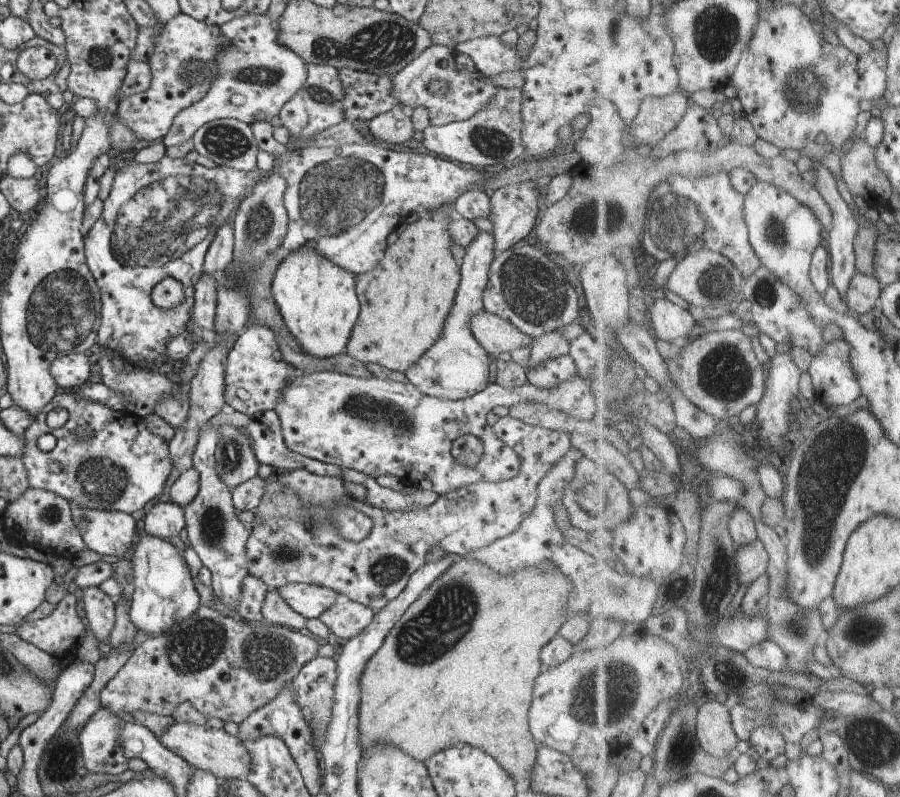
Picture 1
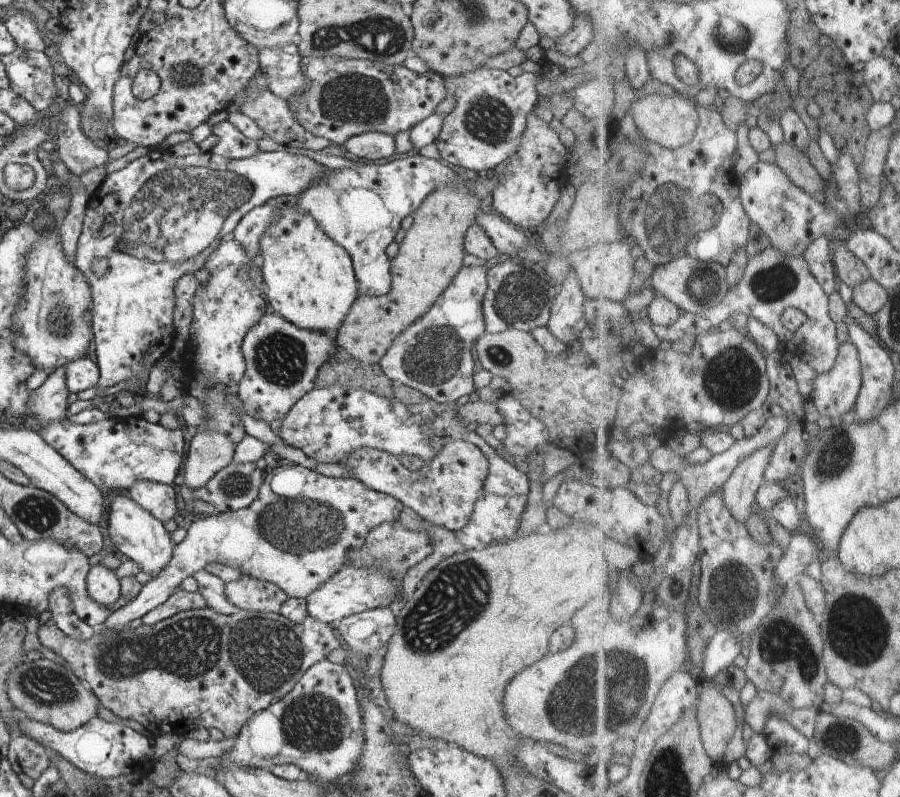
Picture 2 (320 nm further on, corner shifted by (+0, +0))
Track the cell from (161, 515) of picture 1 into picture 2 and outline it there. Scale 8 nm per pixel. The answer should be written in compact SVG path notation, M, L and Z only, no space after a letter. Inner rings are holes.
M138 479L128 490L132 500L142 505L158 520L166 522L171 518L180 519L180 499L173 484L165 485Z

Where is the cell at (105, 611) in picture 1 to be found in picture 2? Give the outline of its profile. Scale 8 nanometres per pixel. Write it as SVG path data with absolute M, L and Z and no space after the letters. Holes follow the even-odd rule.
M101 563L90 566L87 574L87 591L91 599L110 607L120 598L121 579L115 571Z

